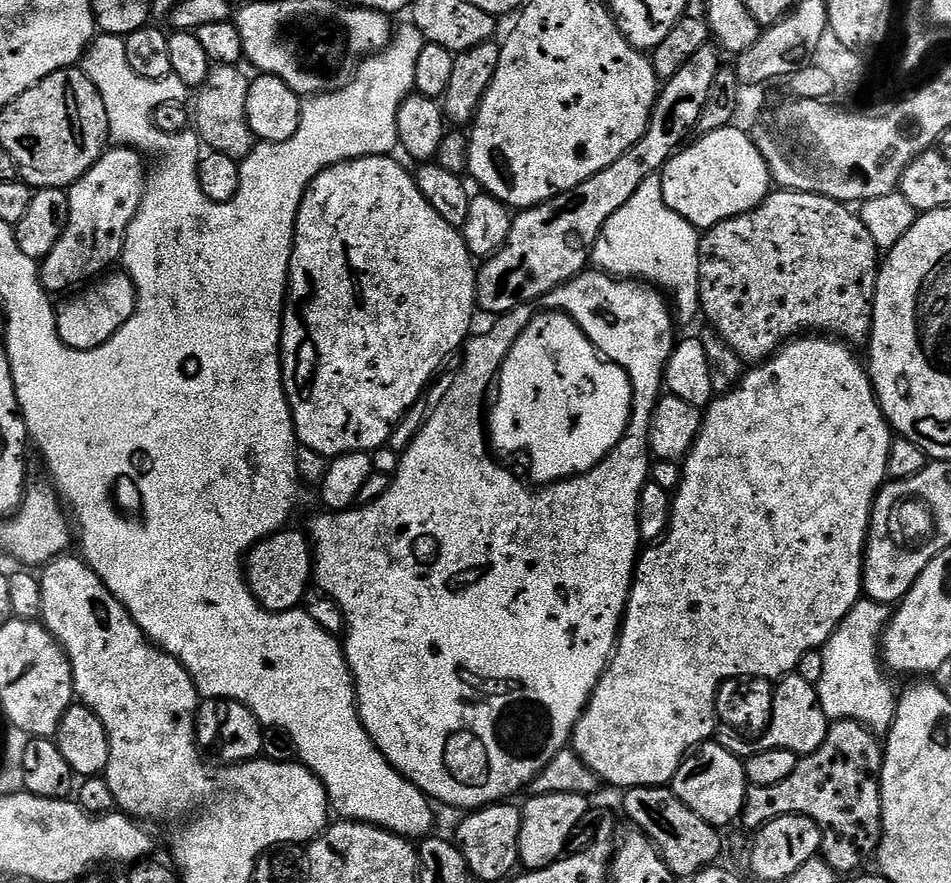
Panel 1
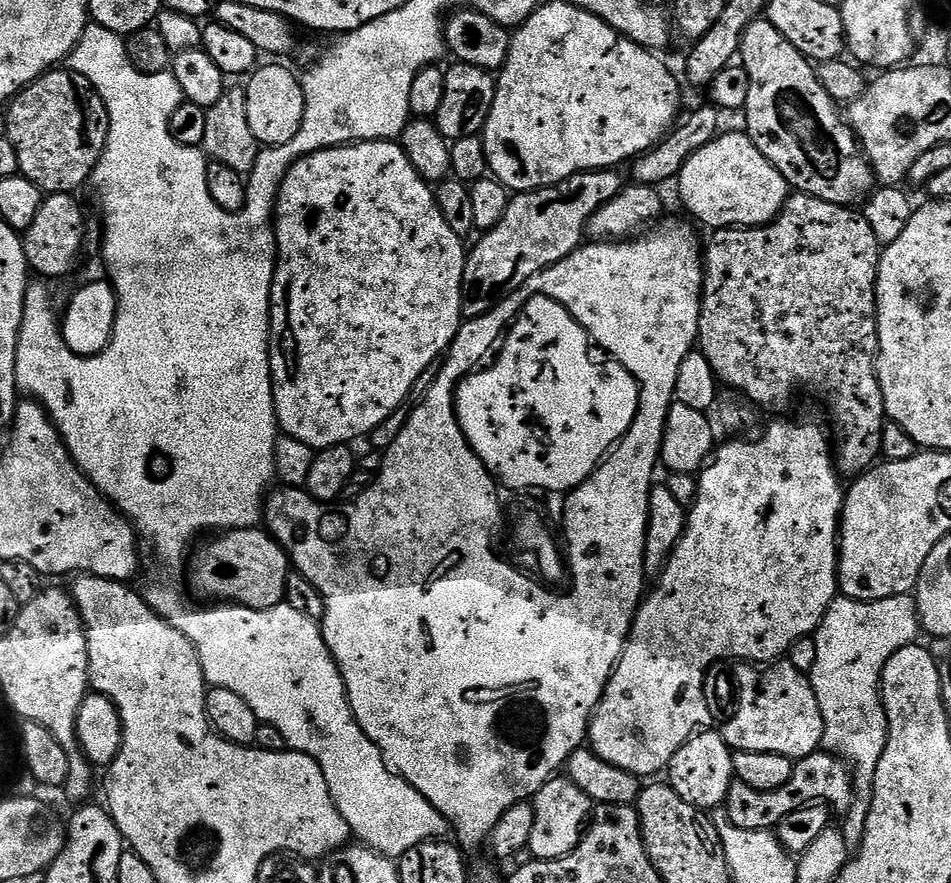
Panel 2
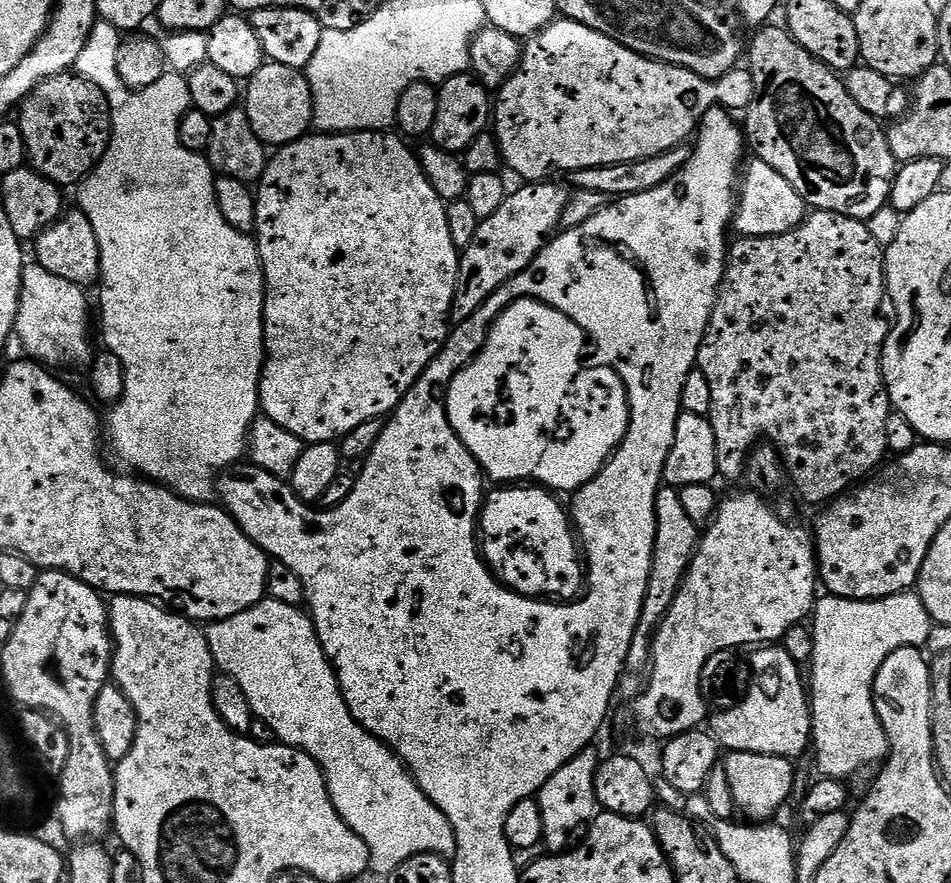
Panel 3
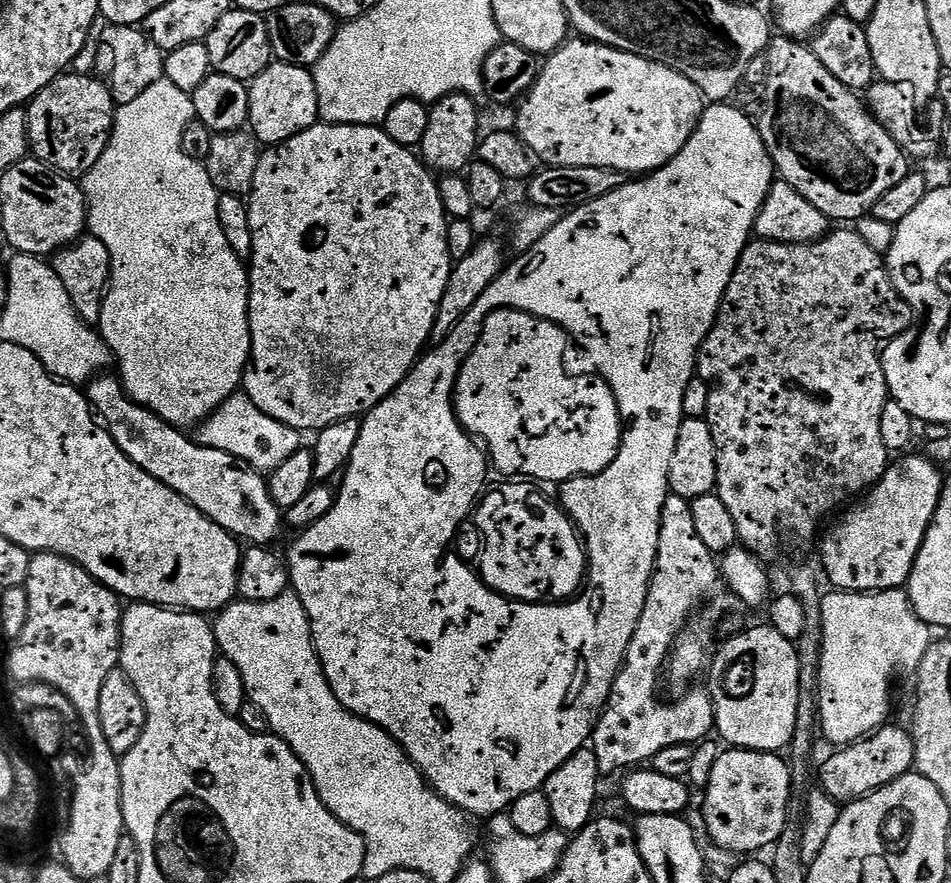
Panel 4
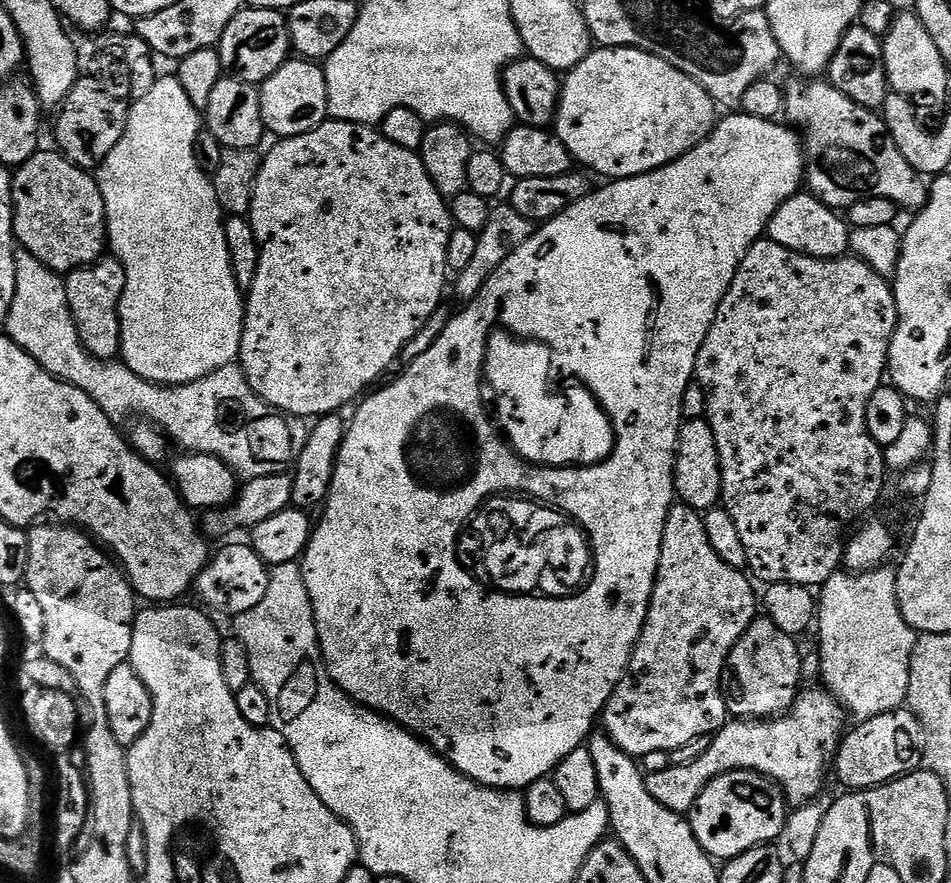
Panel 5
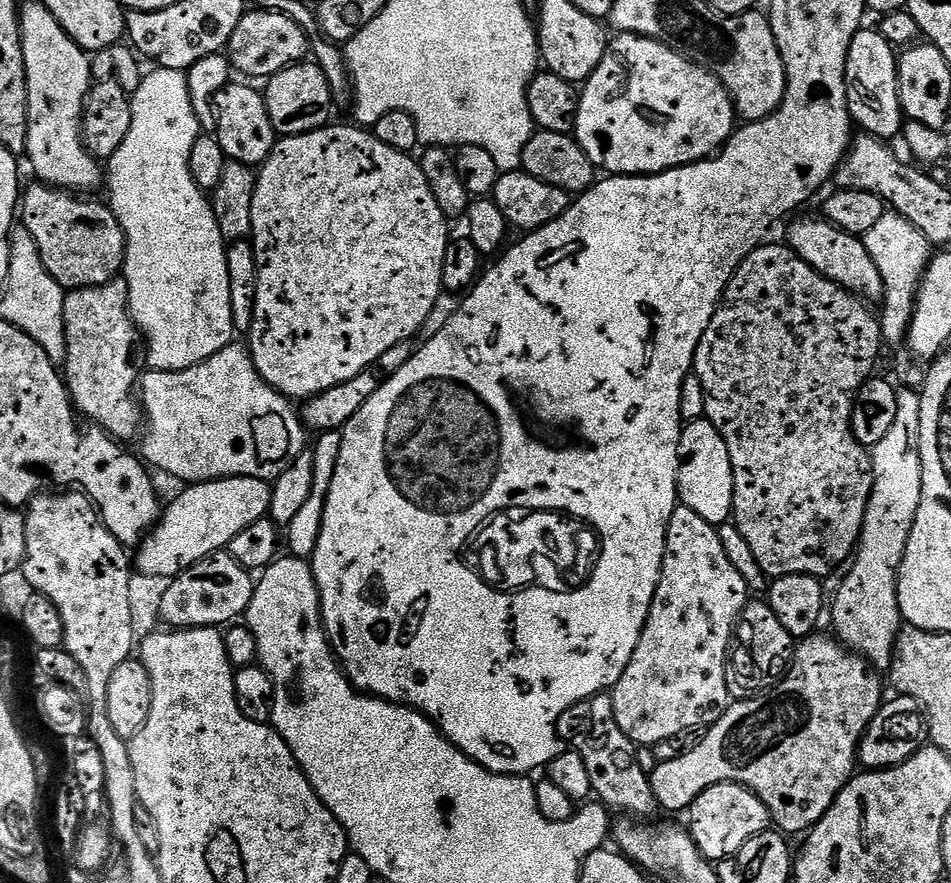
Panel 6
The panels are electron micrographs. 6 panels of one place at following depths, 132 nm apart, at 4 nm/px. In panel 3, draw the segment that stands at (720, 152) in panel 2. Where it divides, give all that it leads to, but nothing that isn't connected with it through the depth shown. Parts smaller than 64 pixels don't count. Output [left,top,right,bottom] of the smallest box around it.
[734,158,806,236]

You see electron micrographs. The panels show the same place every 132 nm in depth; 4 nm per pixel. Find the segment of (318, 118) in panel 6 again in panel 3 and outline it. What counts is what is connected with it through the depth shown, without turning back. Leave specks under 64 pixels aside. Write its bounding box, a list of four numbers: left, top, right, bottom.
[242,62,312,146]

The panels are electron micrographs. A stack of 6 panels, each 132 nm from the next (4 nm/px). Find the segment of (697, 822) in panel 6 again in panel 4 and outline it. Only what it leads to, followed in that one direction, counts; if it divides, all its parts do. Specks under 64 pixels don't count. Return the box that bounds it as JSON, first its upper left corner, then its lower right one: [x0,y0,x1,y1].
[702,747,791,854]

